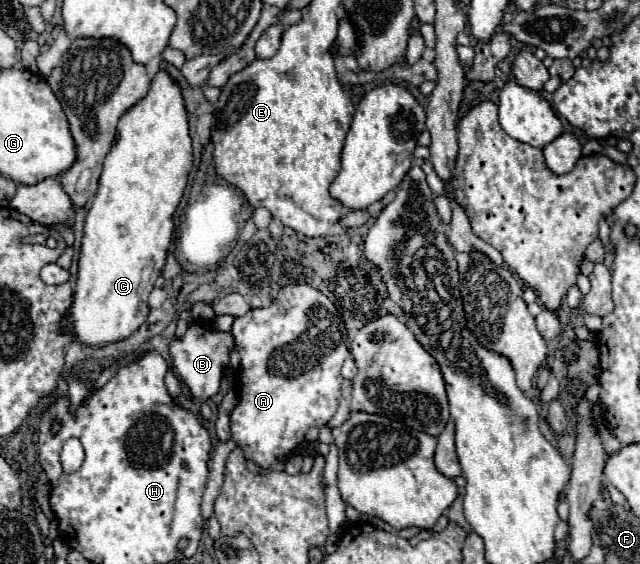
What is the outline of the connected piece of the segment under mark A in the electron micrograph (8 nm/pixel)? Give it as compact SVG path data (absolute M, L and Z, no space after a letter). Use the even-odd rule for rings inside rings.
M293 284L281 288L269 308L249 310L235 318L231 334L235 348L241 354L237 378L239 402L231 410L231 438L237 442L237 448L243 450L245 460L251 460L261 468L271 468L305 440L309 428L325 426L335 414L343 386L341 364L349 354L347 330L337 308L327 296L307 284Z

